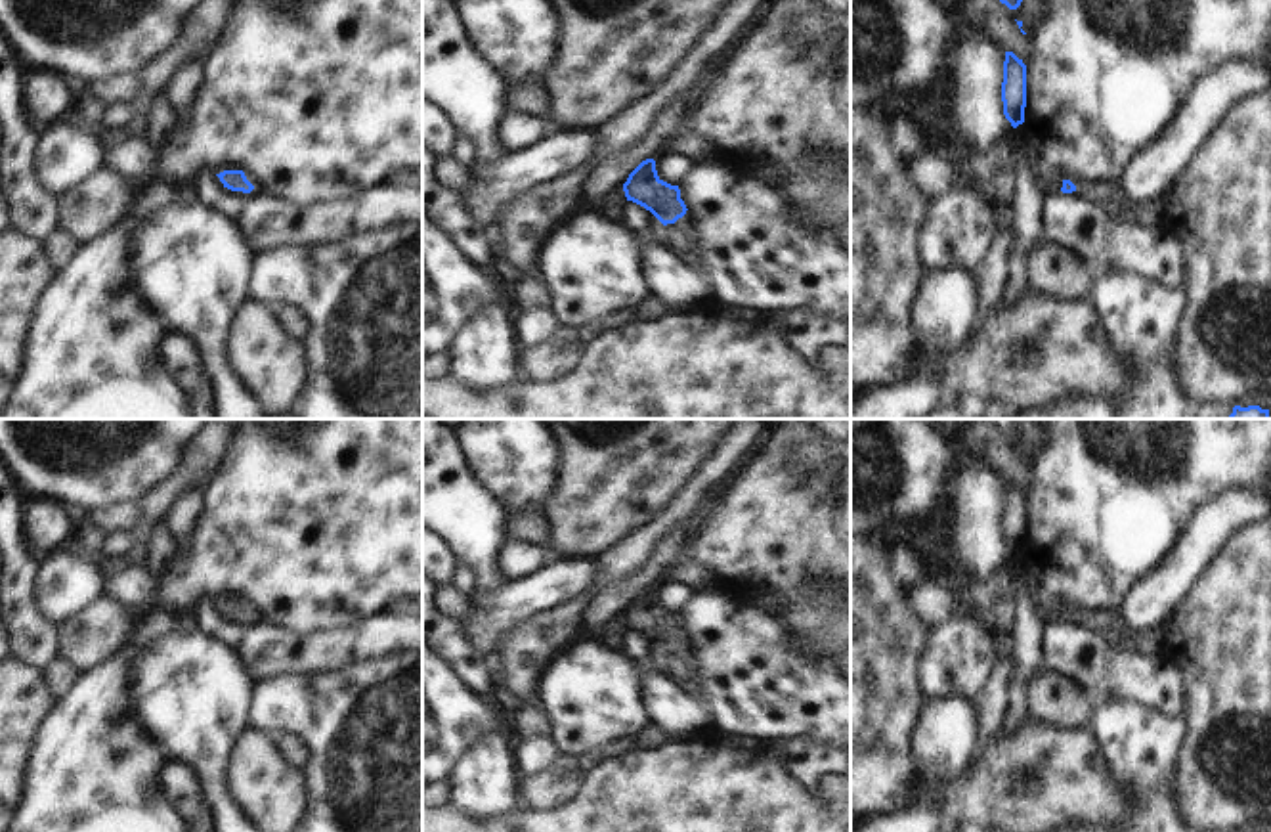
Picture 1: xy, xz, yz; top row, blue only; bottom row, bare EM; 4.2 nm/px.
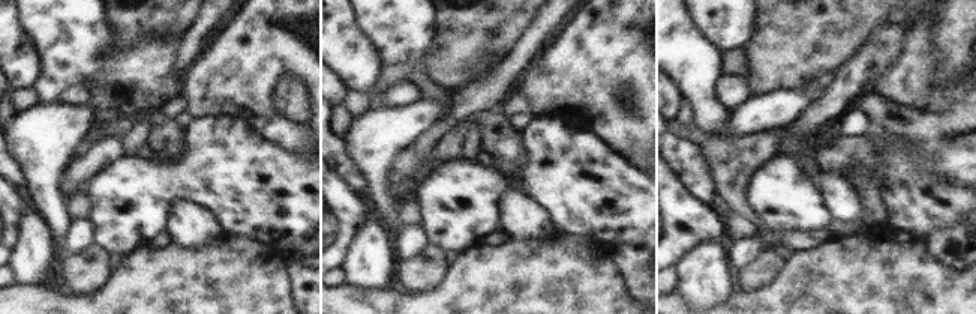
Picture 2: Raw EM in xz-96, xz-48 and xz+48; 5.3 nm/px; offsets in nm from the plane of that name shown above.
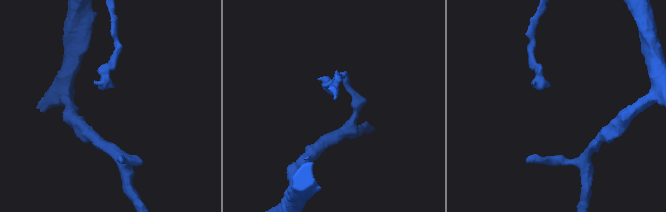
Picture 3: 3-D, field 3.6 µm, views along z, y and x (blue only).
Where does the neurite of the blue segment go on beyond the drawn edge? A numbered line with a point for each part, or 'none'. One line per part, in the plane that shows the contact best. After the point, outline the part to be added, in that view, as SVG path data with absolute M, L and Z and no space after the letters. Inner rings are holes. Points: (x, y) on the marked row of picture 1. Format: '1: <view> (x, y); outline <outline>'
1: xz (681, 241); outline M684 216L675 224L663 226L657 233L680 262L690 266L703 281L709 281L696 249L696 235L686 228Z

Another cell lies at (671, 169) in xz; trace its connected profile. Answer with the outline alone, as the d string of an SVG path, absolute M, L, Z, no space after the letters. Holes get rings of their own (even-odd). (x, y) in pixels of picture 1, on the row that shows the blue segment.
M659 155L656 161L656 170L659 180L679 186L694 163L682 155Z

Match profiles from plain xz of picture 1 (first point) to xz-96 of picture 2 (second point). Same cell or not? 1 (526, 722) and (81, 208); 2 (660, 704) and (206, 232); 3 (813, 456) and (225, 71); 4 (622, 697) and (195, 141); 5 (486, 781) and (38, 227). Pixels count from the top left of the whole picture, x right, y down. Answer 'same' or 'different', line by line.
1: same
2: same
3: same
4: same
5: same

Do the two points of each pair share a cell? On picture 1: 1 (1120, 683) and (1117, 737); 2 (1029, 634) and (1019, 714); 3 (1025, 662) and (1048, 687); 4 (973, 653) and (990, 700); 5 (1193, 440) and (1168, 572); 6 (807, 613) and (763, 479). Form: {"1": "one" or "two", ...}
{"1": "two", "2": "one", "3": "two", "4": "two", "5": "two", "6": "one"}

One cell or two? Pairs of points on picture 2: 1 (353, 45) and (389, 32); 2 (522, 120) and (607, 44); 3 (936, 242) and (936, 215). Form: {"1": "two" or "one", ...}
{"1": "two", "2": "two", "3": "two"}

